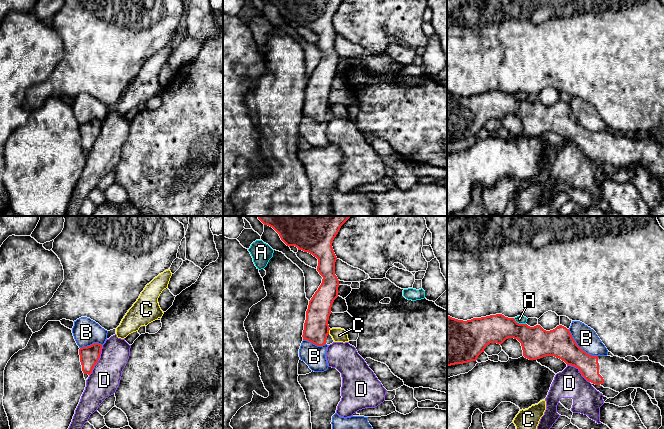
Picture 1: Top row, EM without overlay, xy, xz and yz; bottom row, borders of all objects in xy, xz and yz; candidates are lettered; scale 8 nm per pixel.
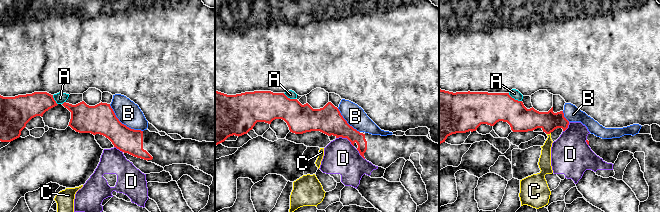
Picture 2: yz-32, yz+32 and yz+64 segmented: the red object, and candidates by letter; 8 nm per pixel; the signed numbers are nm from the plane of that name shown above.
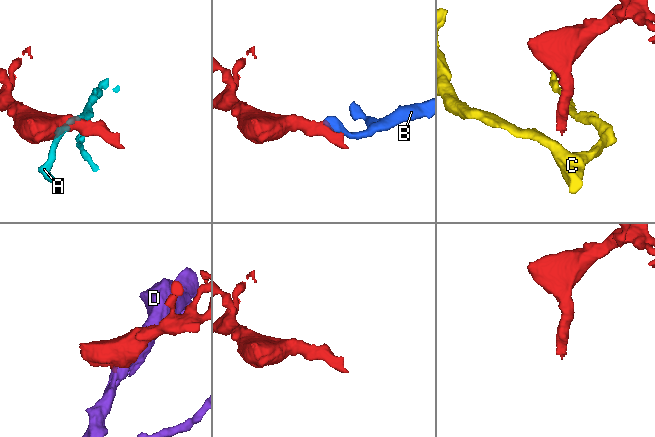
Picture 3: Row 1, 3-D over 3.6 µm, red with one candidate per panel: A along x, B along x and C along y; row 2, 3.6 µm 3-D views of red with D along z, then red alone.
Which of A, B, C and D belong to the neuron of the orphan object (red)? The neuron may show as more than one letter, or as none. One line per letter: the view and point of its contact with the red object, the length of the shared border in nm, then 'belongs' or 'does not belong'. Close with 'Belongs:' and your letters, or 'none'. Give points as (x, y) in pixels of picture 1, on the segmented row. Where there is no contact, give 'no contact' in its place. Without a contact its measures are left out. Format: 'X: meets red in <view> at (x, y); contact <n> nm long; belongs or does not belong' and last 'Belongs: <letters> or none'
A: meets red in yz at (518, 323); contact 120 nm long; does not belong
B: meets red in yz at (579, 347); contact 320 nm long; does not belong
C: meets red in xz at (328, 331); contact 40 nm long; does not belong
D: meets red in xy at (98, 359); contact 260 nm long; does not belong
Belongs: none

